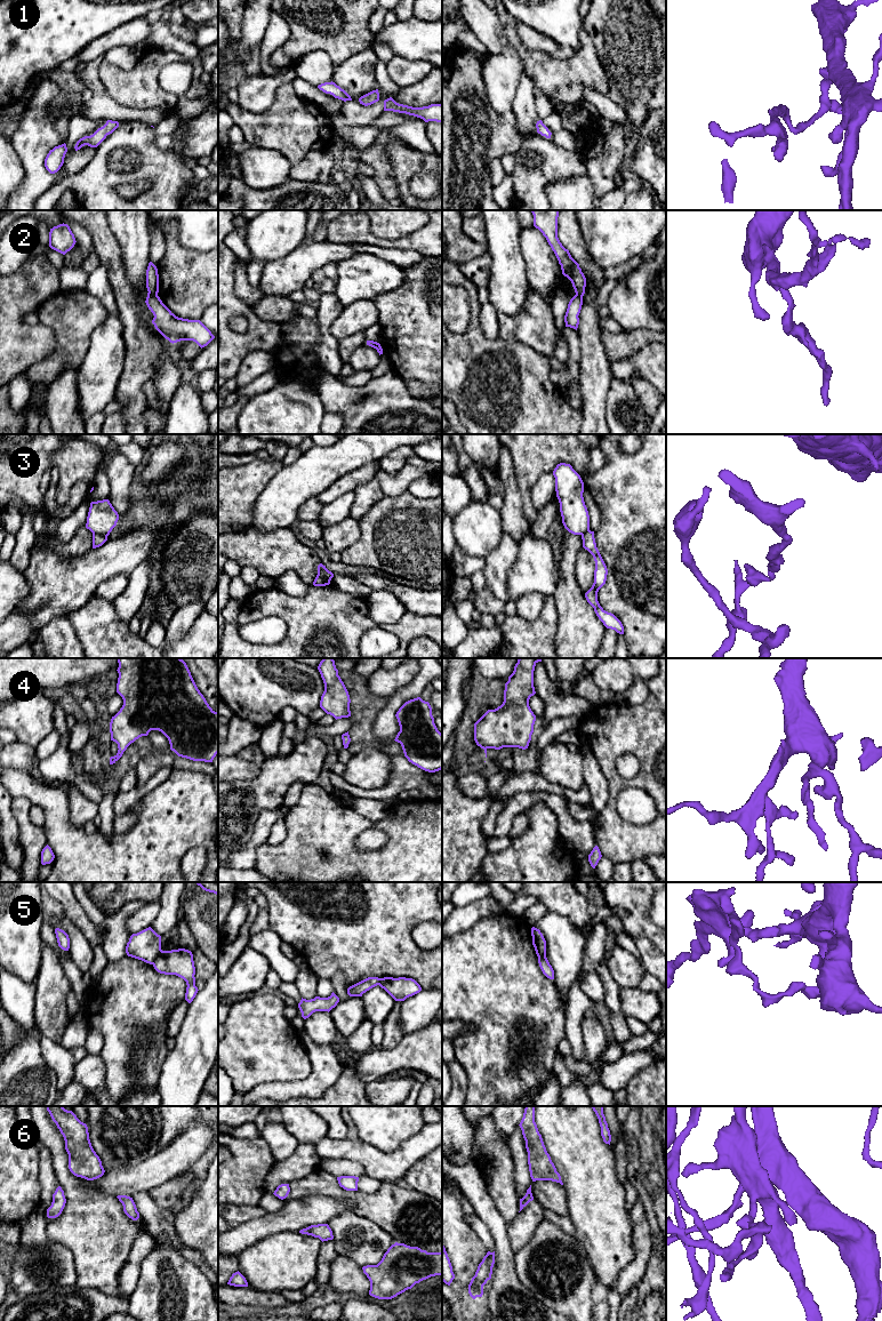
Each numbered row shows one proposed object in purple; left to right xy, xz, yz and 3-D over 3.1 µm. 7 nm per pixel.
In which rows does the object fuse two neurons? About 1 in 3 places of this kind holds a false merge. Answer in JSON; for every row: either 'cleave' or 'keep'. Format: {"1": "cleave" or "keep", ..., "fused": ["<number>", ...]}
{"1": "keep", "2": "cleave", "3": "cleave", "4": "keep", "5": "cleave", "6": "keep", "fused": ["2", "3", "5"]}

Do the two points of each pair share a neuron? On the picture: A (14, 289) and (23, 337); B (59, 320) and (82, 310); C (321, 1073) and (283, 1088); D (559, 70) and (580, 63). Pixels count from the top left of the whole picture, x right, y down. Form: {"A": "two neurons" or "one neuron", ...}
{"A": "one neuron", "B": "one neuron", "C": "one neuron", "D": "one neuron"}

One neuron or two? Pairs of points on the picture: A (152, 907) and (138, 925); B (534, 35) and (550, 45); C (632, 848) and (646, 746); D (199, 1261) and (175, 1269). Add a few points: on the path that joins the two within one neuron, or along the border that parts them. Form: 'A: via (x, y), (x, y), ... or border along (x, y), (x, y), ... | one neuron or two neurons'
A: via (149, 912), (141, 920) | one neuron
B: via (537, 39), (546, 45) | one neuron
C: via (611, 819), (612, 793), (642, 775) | one neuron
D: border along (173, 1246), (206, 1277) | two neurons

